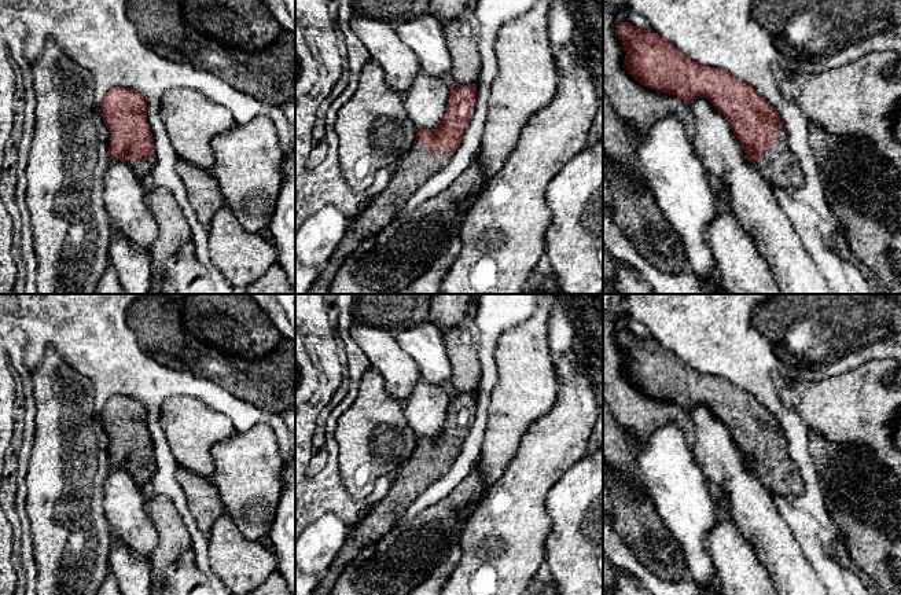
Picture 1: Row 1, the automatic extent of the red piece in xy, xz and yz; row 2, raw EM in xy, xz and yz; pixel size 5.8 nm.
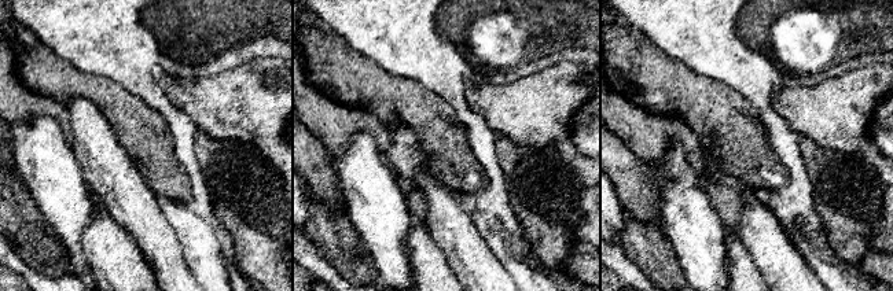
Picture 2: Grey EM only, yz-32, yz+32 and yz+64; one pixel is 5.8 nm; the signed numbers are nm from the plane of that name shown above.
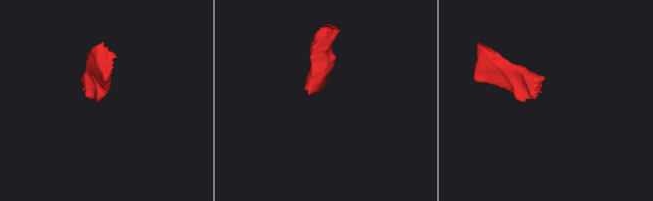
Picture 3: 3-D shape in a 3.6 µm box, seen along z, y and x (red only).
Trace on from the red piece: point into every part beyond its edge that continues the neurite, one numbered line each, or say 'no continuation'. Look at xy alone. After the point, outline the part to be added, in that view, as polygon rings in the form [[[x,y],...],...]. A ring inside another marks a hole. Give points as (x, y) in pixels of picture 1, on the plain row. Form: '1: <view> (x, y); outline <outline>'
1: xy (146, 472); outline [[[155,463],[154,464],[141,464],[139,470],[129,470],[128,473],[130,474],[135,484],[143,488],[154,477]]]

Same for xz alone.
1: xz (418, 473); outline [[[416,448],[398,470],[387,495],[369,508],[350,528],[349,536],[327,572],[313,590],[313,595],[330,595],[342,570],[367,546],[389,533],[405,508],[452,467],[449,460],[427,460]]]

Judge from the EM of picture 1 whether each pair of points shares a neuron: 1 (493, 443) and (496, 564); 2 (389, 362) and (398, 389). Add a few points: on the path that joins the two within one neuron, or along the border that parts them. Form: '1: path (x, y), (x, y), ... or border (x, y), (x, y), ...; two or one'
1: border (514, 456), (506, 470), (488, 488); two
2: path (396, 368), (398, 371), (398, 382); one

